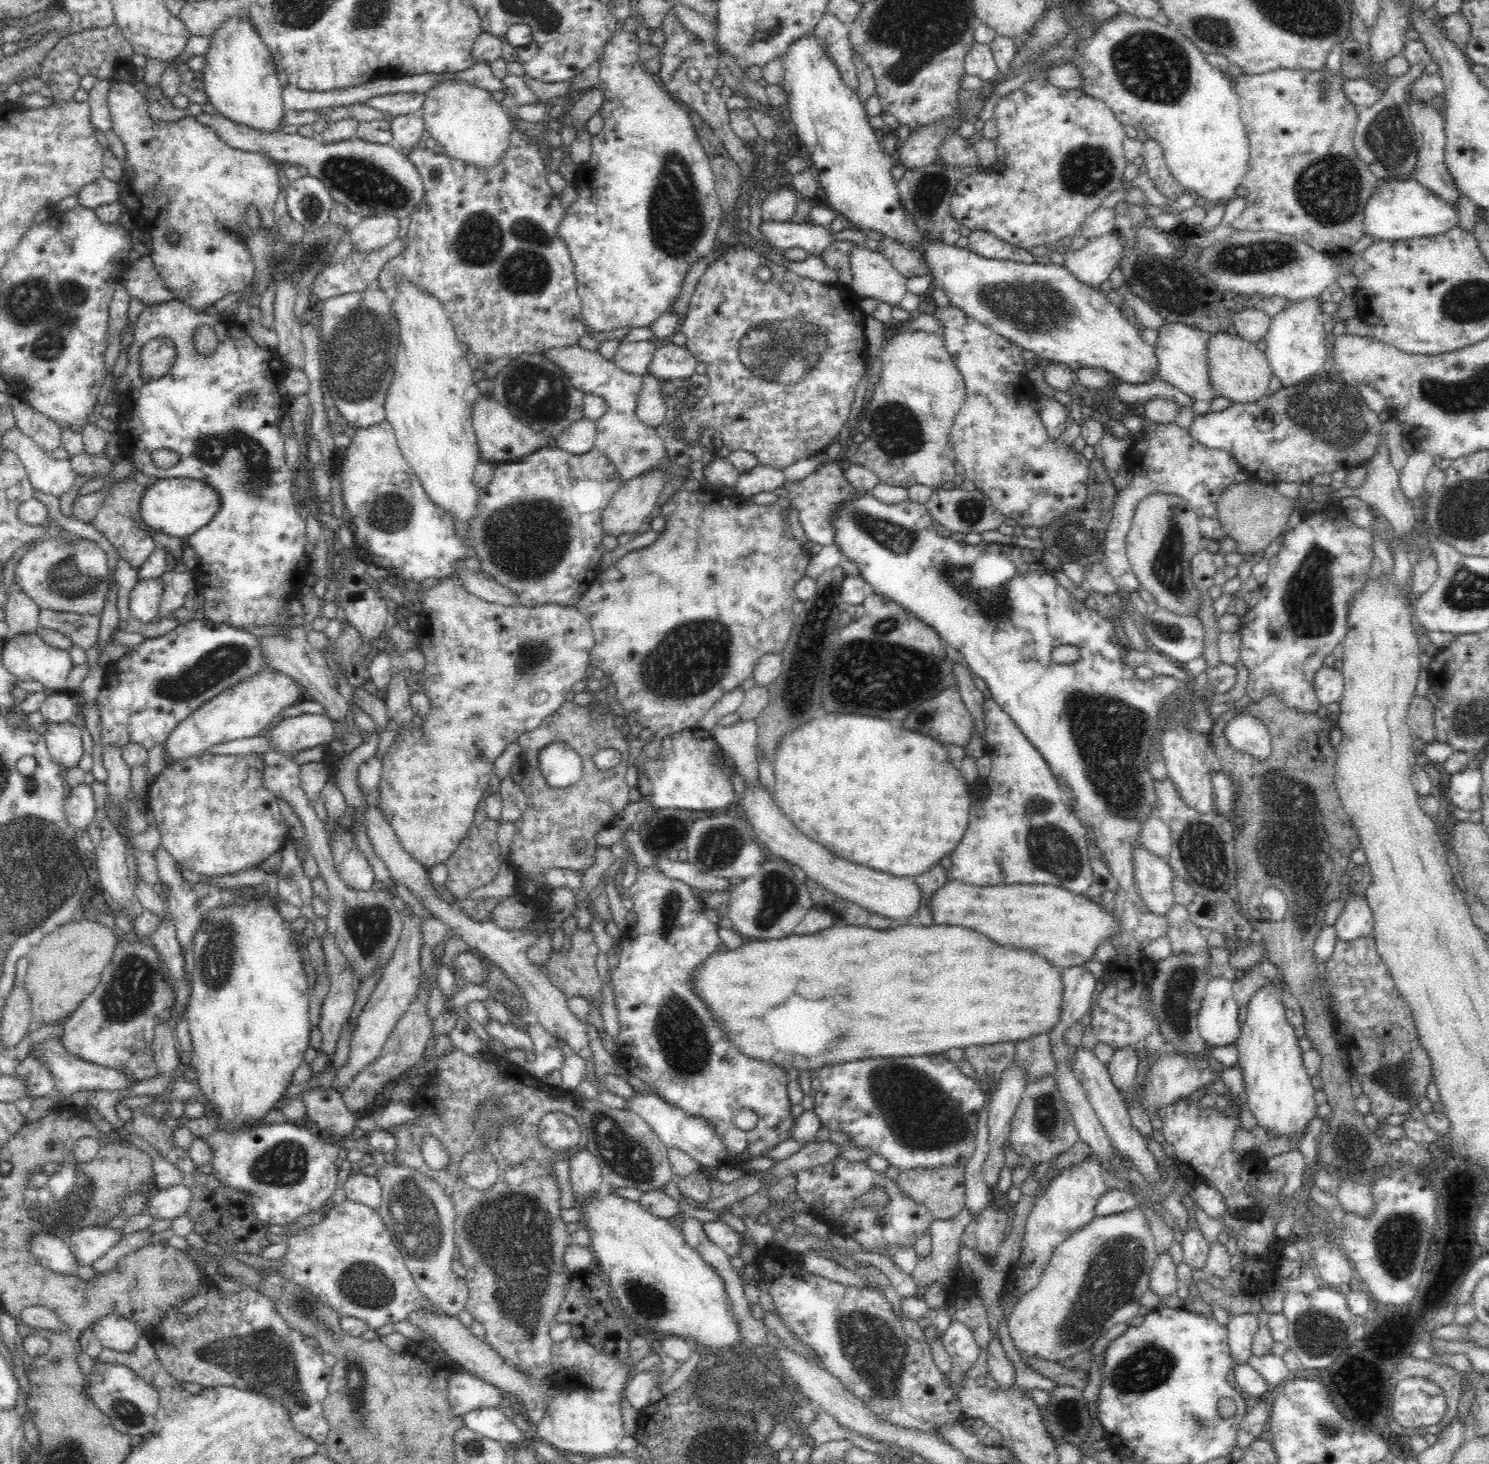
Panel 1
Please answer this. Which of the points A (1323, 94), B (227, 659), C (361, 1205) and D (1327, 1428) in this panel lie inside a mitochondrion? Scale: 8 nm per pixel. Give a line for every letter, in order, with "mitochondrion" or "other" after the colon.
A: mitochondrion
B: mitochondrion
C: other
D: mitochondrion

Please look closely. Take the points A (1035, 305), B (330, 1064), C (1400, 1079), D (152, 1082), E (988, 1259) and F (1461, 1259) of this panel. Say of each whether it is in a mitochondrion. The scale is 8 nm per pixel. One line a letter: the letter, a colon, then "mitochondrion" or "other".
A: mitochondrion
B: other
C: mitochondrion
D: other
E: other
F: other

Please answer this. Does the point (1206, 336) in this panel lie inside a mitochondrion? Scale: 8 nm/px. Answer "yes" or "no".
no

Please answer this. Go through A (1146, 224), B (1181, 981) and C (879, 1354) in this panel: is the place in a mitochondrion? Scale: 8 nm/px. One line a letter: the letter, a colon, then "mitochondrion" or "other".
A: other
B: mitochondrion
C: mitochondrion

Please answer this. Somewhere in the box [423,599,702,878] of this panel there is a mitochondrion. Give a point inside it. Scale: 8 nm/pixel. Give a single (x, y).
(531, 654)

